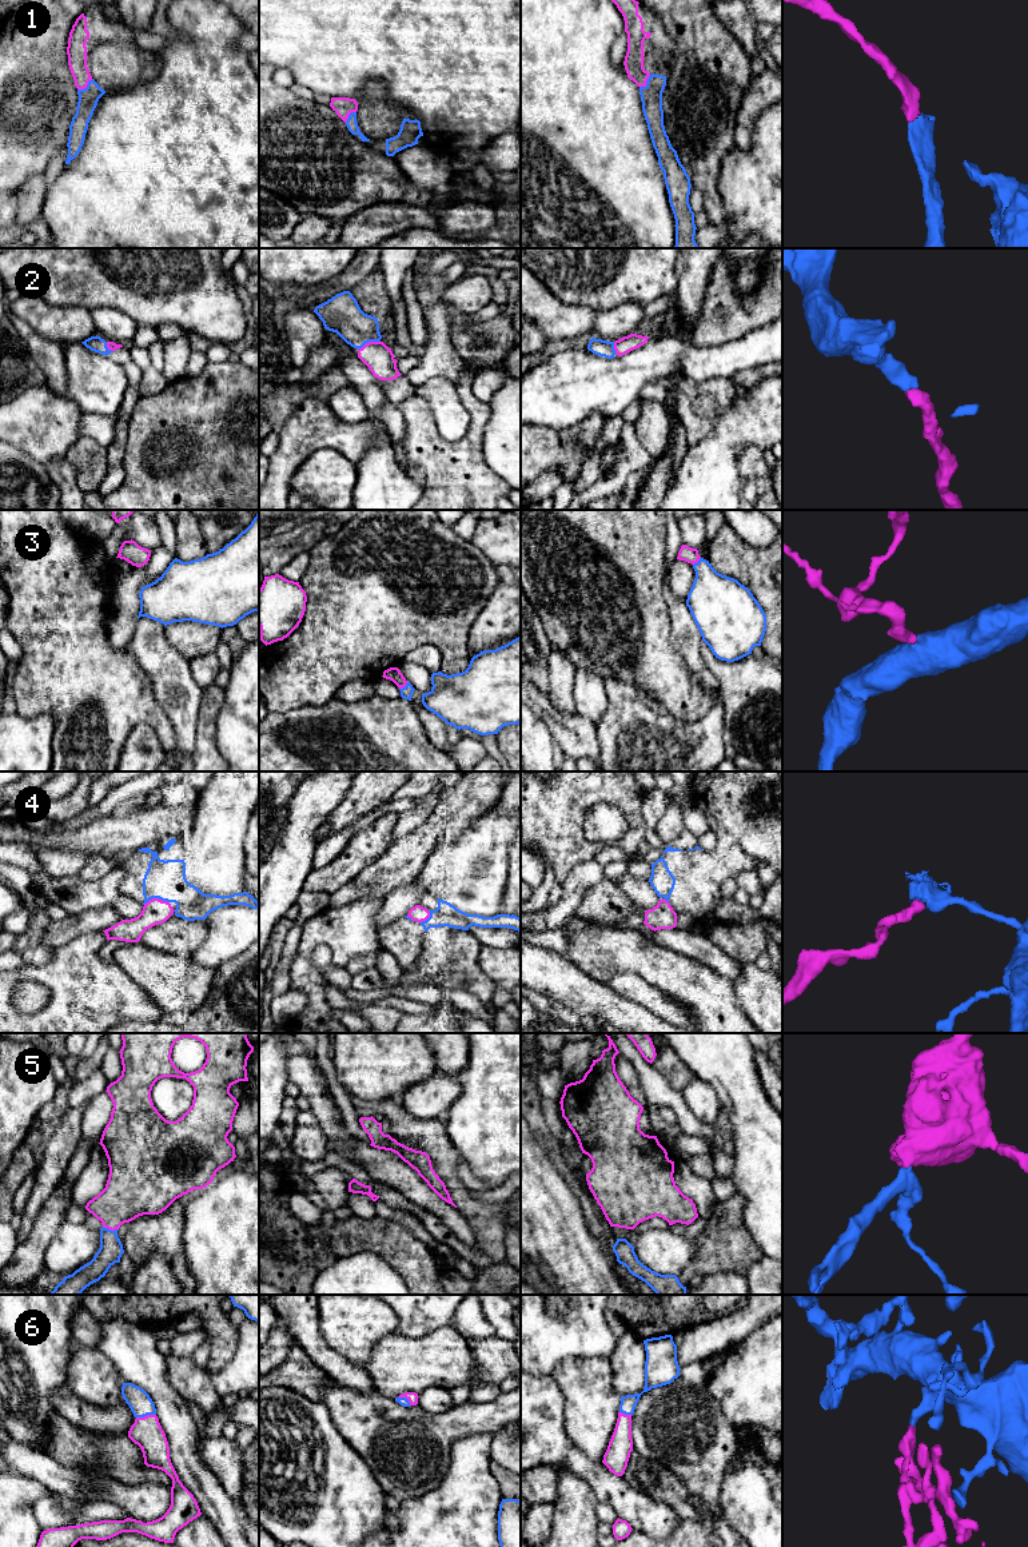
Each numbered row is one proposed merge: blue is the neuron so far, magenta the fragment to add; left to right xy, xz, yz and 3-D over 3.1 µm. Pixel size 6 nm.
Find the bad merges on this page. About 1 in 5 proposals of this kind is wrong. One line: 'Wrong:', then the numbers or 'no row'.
Wrong: no row

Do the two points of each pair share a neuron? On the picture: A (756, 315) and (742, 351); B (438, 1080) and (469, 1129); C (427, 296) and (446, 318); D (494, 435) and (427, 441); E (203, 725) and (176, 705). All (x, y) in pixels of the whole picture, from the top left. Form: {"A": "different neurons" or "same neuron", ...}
{"A": "different neurons", "B": "different neurons", "C": "different neurons", "D": "different neurons", "E": "different neurons"}

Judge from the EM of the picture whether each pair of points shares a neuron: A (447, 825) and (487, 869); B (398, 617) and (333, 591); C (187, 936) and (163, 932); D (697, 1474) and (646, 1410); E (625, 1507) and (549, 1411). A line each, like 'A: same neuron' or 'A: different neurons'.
A: different neurons
B: same neuron
C: same neuron
D: same neuron
E: same neuron

